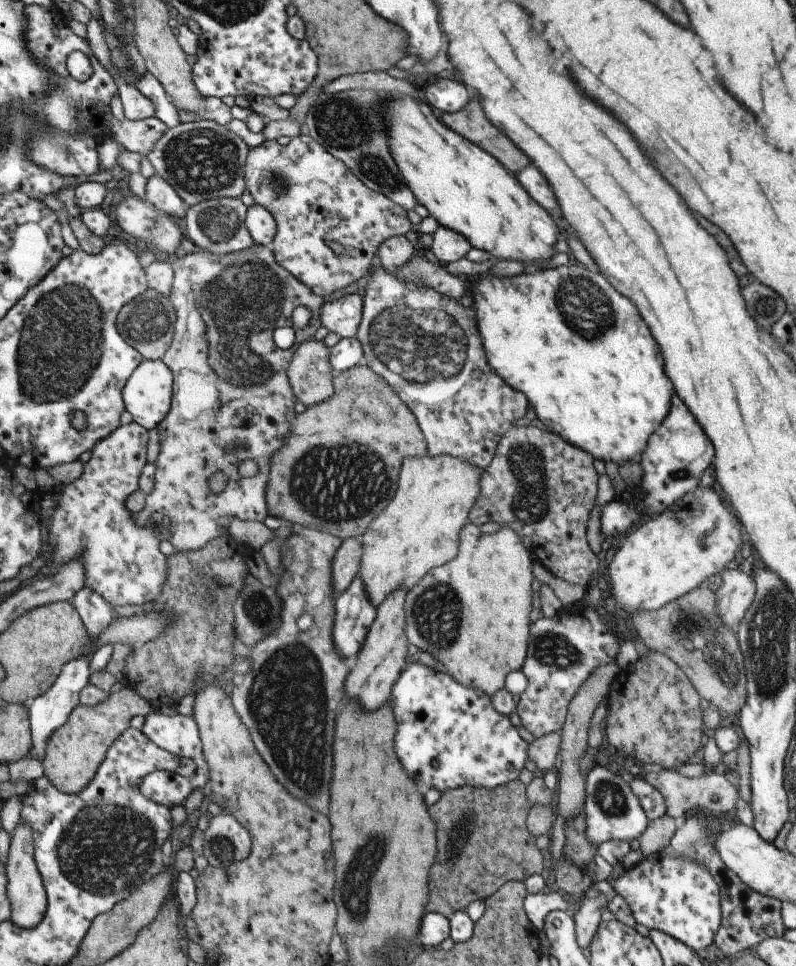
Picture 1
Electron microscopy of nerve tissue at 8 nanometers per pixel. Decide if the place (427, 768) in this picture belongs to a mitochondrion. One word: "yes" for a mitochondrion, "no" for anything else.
no

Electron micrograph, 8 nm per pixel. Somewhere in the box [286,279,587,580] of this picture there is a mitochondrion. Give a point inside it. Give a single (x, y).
(424, 344)

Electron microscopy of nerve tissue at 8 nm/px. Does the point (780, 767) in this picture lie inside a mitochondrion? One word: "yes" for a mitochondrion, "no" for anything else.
no

